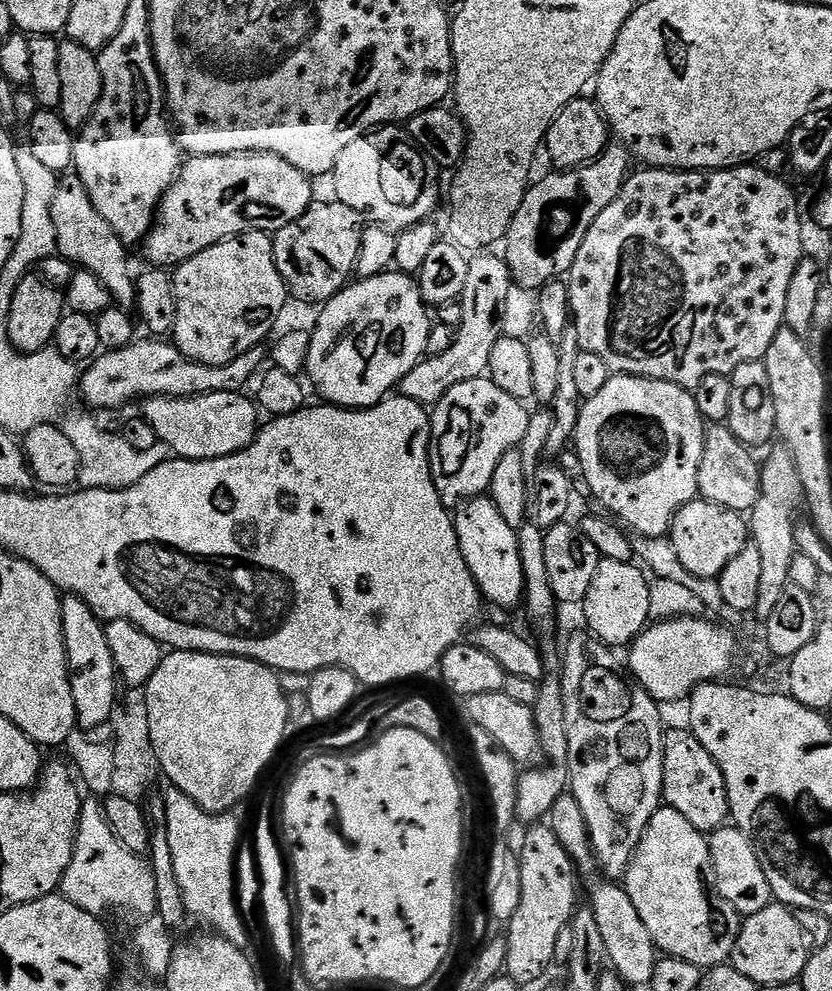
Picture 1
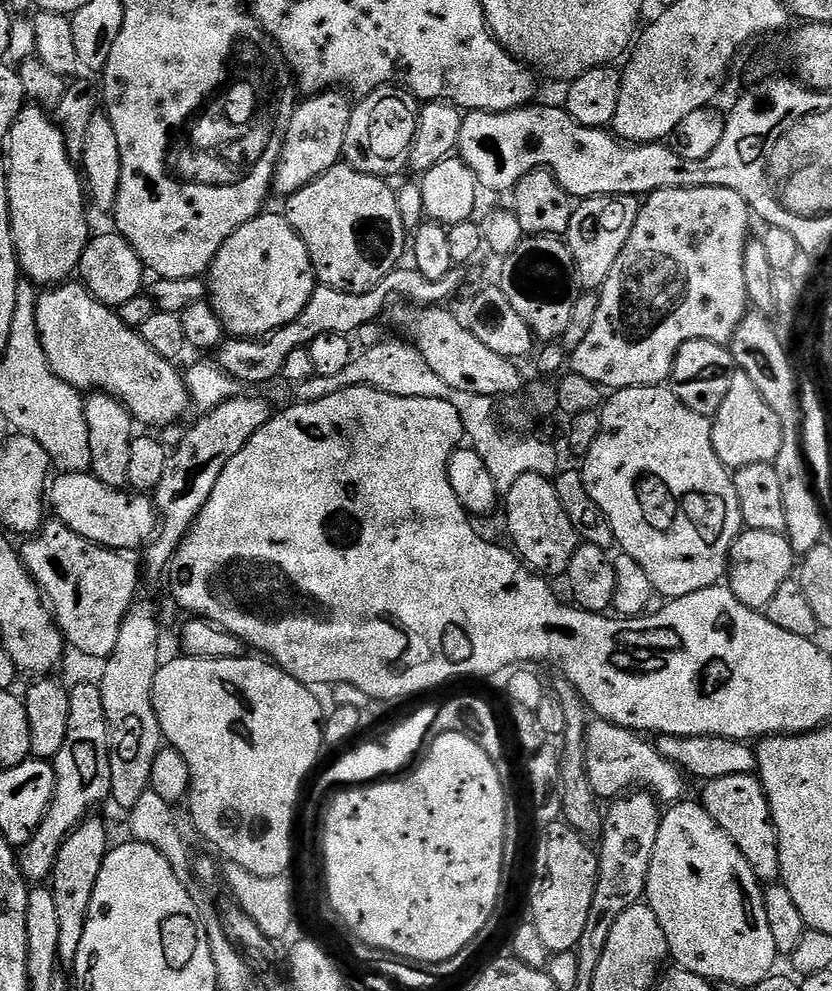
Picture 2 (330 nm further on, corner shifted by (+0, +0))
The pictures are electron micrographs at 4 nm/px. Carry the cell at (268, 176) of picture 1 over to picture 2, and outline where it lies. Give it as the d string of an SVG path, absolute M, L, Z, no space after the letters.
M340 90L312 94L297 103L296 113L290 118L290 126L286 130L284 155L276 165L276 177L272 180L275 195L290 197L302 190L302 186L314 182L314 178L326 174L326 170L341 163L346 126L350 126L353 107L353 101Z

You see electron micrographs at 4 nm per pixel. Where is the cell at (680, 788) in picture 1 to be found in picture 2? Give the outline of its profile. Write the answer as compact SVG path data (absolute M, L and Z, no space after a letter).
M730 774L730 778L714 778L703 785L702 803L706 814L726 830L726 834L742 850L742 858L750 862L756 879L767 886L780 880L780 863L778 862L778 834L771 820L770 806L760 785L759 775Z

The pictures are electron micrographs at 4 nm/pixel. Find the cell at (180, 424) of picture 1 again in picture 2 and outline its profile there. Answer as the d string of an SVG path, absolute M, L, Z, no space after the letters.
M65 282L41 291L36 297L36 317L42 350L46 350L46 358L54 374L58 374L58 378L70 387L79 388L84 394L102 391L113 396L124 405L137 425L149 424L152 428L164 428L182 419L184 411L190 408L188 385L182 372L176 369L177 365L154 354L154 350L150 350L150 346L146 346L140 337L139 331L122 322L119 311L95 300L83 284Z

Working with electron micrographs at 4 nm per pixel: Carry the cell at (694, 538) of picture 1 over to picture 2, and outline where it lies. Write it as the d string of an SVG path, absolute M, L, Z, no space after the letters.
M753 528L741 531L741 534L732 544L728 552L726 565L726 586L742 602L742 606L753 610L767 609L770 598L778 591L782 582L793 579L798 568L798 554L790 546L787 535L783 532L770 530L754 530Z

